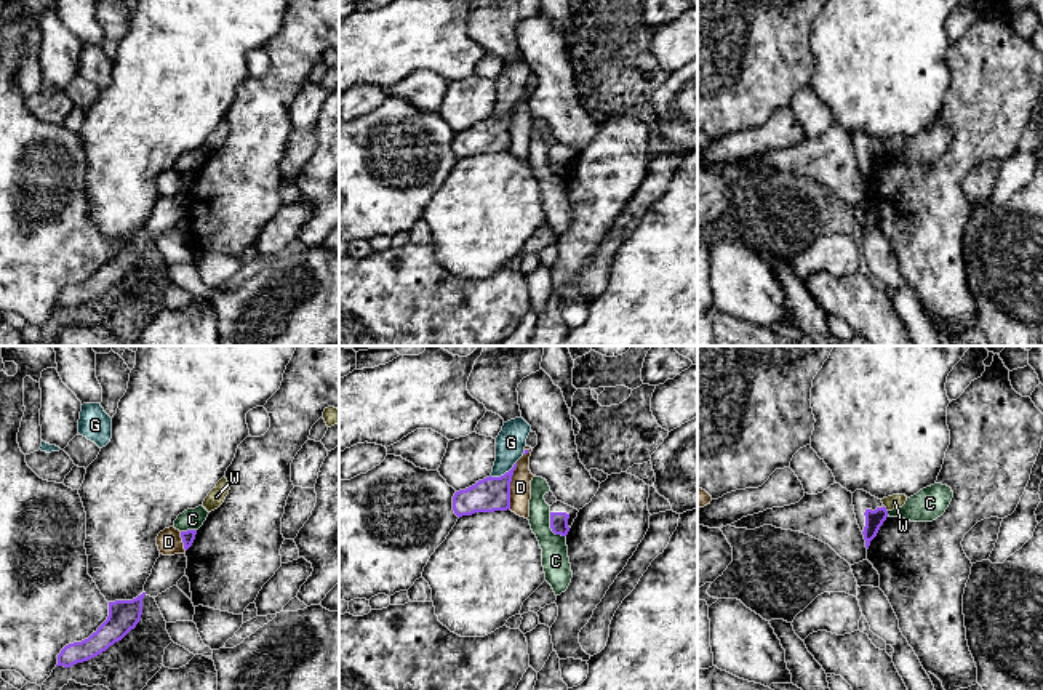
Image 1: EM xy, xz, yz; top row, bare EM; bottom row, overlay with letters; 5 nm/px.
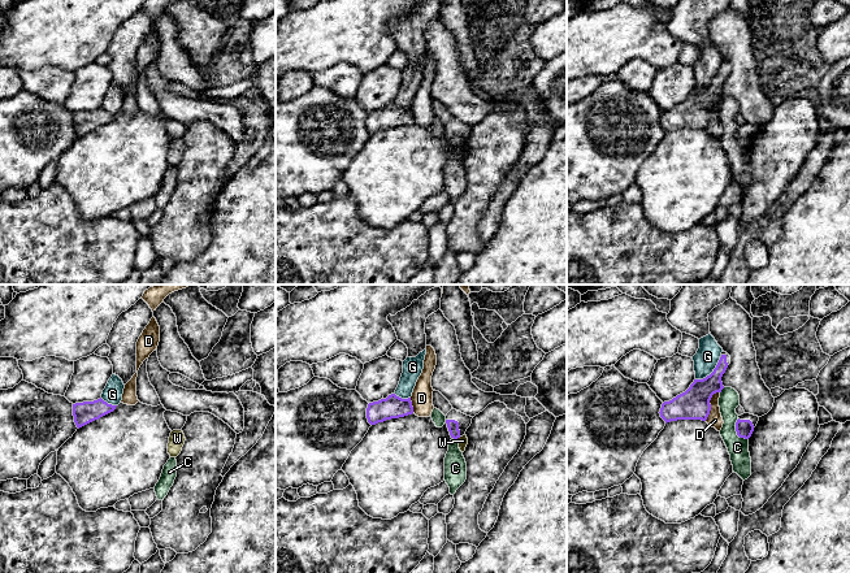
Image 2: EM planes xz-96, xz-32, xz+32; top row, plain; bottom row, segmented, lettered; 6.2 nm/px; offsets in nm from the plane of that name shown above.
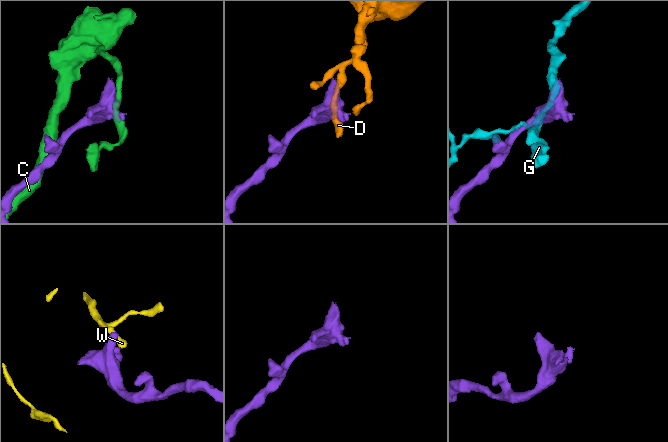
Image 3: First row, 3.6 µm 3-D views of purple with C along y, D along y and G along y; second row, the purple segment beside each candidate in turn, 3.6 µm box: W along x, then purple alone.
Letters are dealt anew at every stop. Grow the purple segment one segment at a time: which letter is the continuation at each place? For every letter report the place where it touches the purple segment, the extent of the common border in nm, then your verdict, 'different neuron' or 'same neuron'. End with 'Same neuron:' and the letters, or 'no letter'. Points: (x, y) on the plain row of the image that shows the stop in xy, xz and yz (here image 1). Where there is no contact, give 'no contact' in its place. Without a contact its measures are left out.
C: contact xz (551, 168); length 150 nm; different neuron
D: contact xz (509, 127); length 240 nm; different neuron
G: contact xz (504, 116); length 150 nm; different neuron
W: contact yz (885, 149); length 40 nm; different neuron
Same neuron: no letter

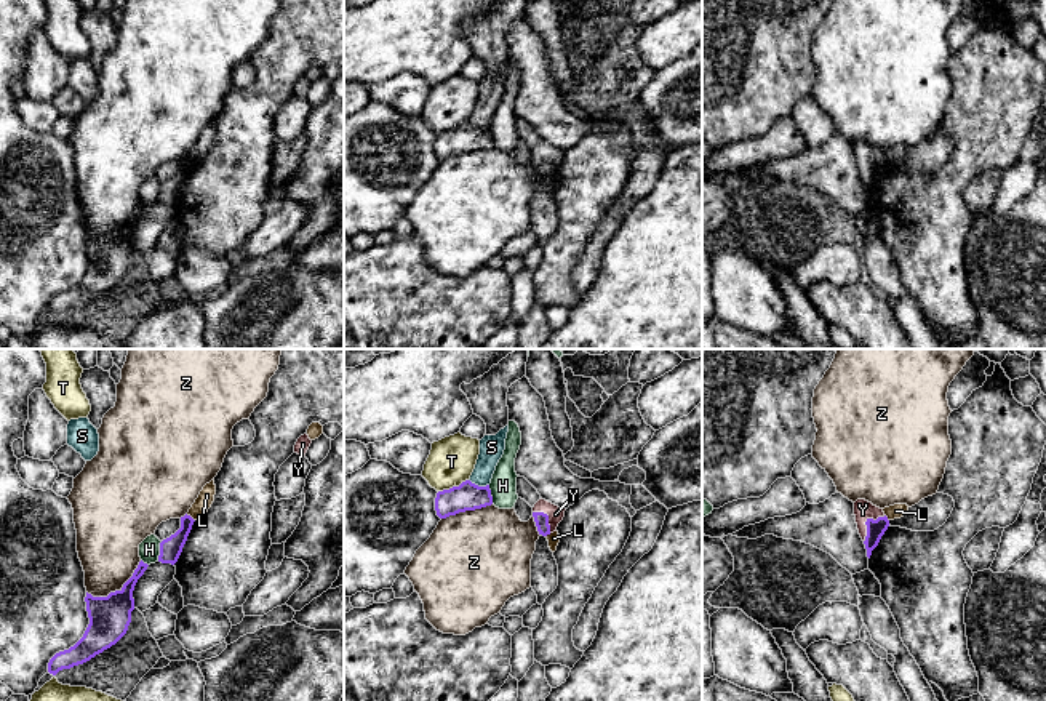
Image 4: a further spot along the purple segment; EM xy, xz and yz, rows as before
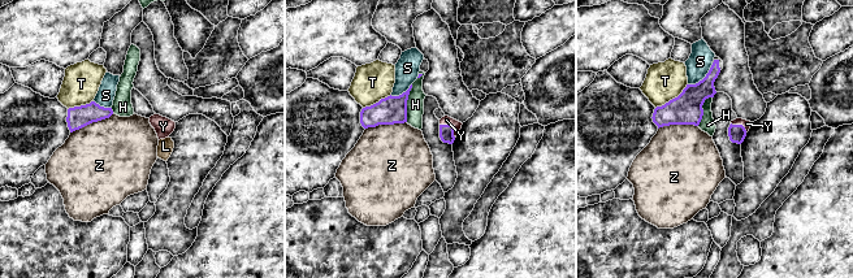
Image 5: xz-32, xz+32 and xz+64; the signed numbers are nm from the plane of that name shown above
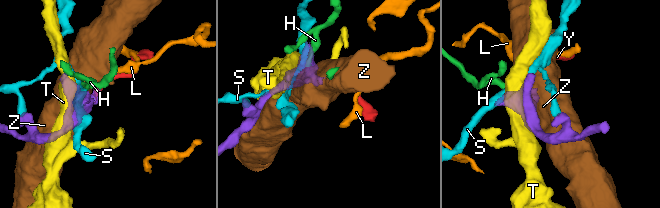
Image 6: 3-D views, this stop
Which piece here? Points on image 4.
H: contact xy (160, 192); length 110 nm; different neuron
L: contact xy (191, 159); length 60 nm; different neuron
S: contact xz (477, 127); length 110 nm; different neuron
T: contact xz (453, 128); length 170 nm; different neuron
Y: contact yz (866, 164); length 170 nm; same neuron
Z: contact xy (117, 232); length 320 nm; different neuron
Same neuron: Y

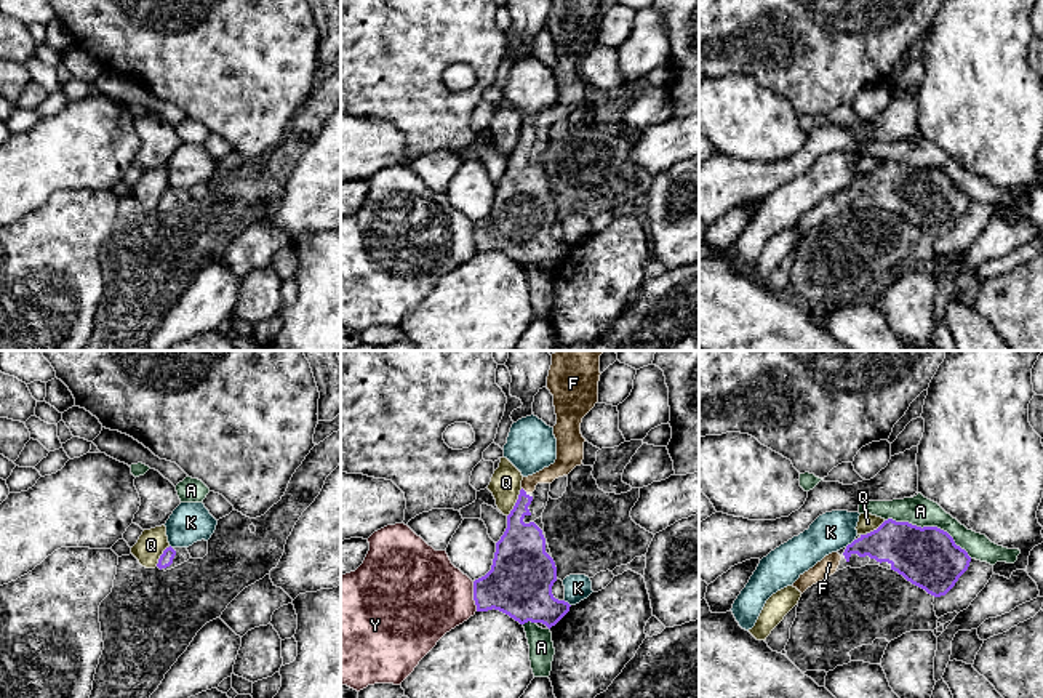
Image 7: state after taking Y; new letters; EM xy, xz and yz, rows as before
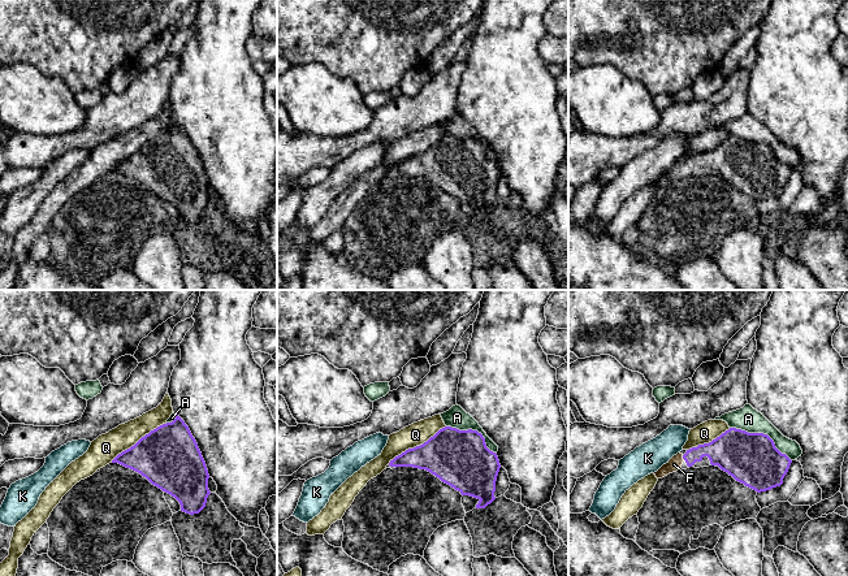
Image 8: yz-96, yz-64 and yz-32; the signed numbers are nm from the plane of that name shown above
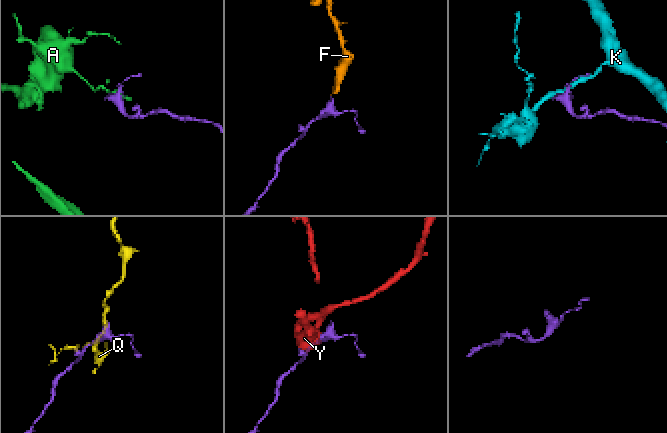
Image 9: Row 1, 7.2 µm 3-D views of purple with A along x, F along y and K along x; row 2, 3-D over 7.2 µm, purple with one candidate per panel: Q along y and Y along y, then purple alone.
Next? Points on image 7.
A: contact yz (930, 168); length 480 nm; different neuron
F: contact xz (523, 132); length 40 nm; same neuron
K: contact yz (851, 184); length 70 nm; different neuron
Q: contact xz (515, 144); length 160 nm; different neuron
Y: contact xz (474, 237); length 150 nm; different neuron
Same neuron: F

